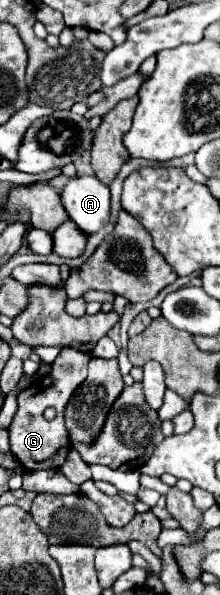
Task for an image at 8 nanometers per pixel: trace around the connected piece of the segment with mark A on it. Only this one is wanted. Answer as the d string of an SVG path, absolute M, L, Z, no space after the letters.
M71 177L61 191L63 207L87 235L103 229L111 219L111 193L97 177Z

